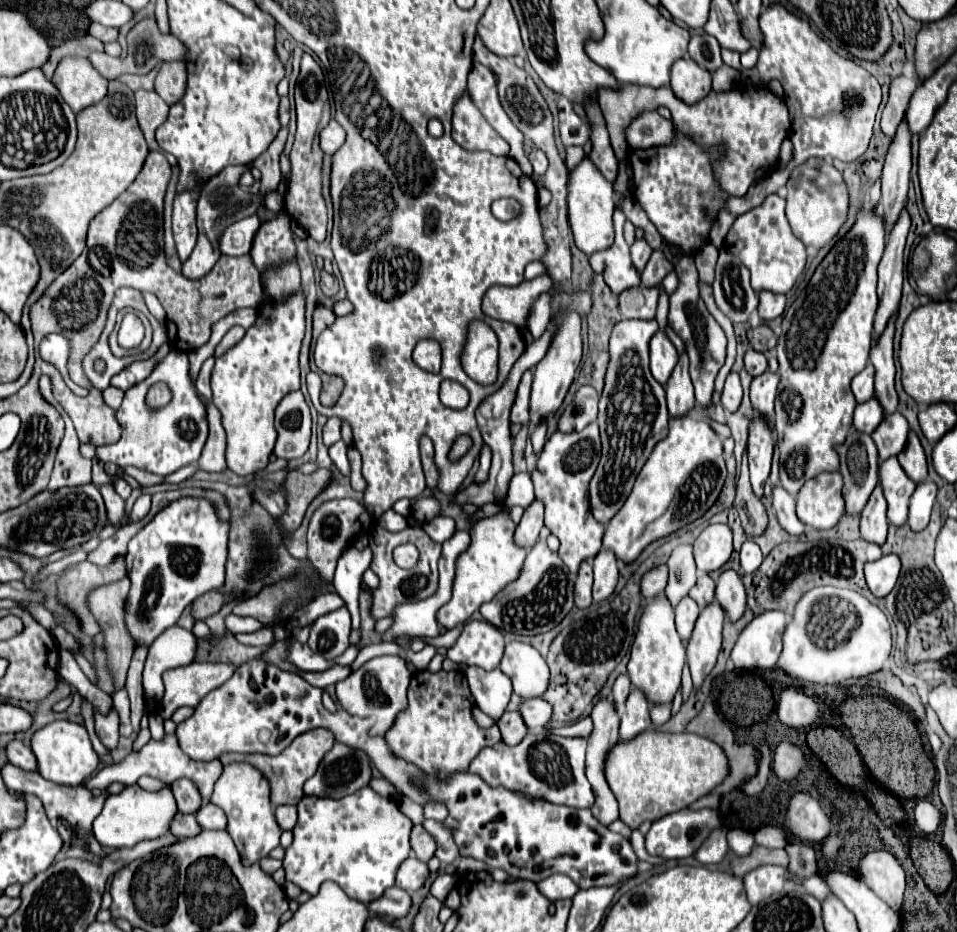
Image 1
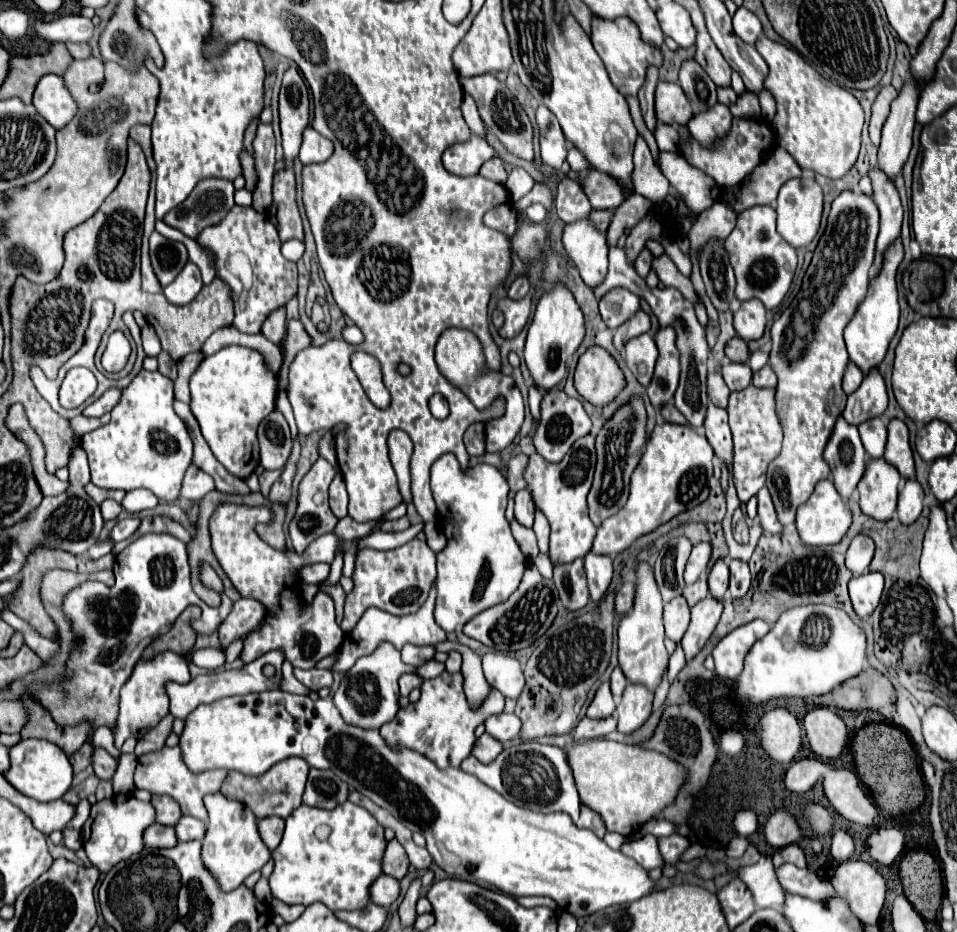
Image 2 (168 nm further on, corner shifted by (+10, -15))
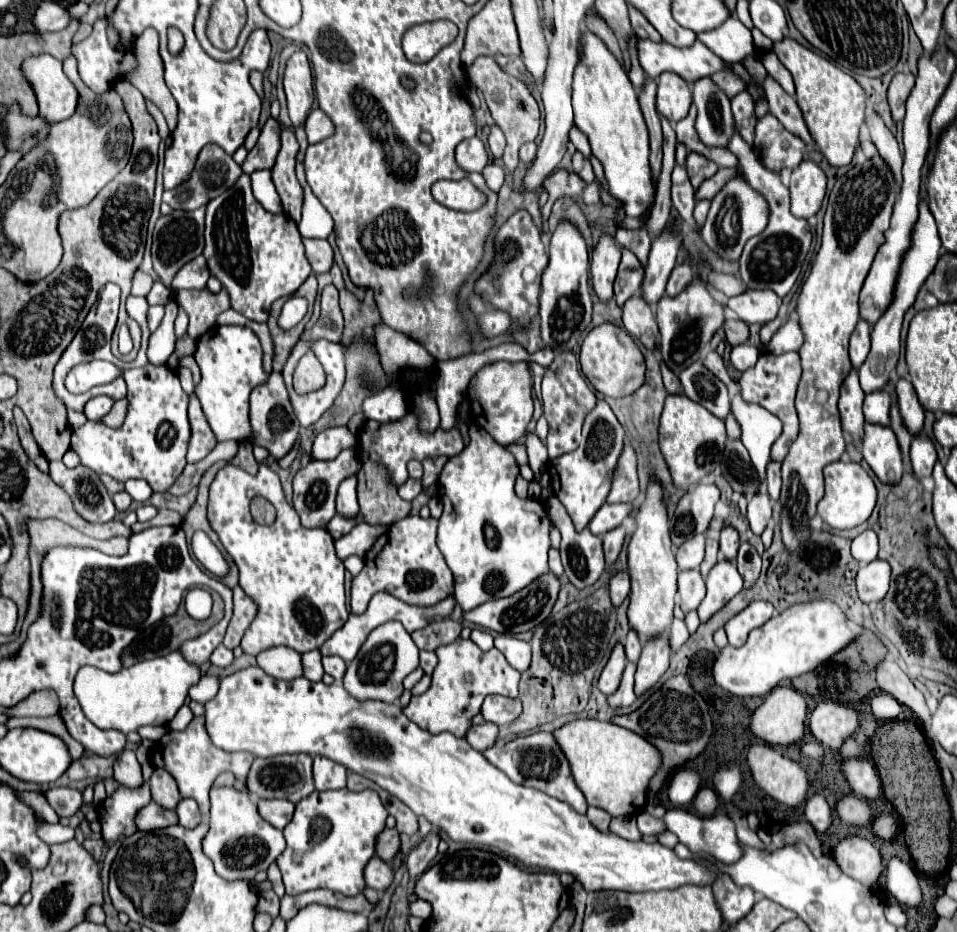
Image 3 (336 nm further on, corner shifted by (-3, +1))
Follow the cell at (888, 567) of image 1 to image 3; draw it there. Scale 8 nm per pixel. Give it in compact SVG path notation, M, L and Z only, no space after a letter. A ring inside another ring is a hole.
M873 560L857 572L857 592L865 604L879 602L889 590L891 566L885 560Z

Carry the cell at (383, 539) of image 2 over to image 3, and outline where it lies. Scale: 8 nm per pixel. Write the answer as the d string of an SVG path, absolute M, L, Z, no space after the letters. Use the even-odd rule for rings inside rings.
M357 524L347 536L339 538L339 542L335 542L335 550L337 550L337 558L345 560L349 556L359 556L365 558L367 550L375 544L375 540L379 536L383 536L389 530L389 526L369 526L369 524Z

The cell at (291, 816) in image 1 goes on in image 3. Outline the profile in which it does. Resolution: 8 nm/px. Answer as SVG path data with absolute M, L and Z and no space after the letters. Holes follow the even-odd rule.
M259 800L259 814L277 830L283 830L291 818L293 818L293 810L295 804L289 800Z

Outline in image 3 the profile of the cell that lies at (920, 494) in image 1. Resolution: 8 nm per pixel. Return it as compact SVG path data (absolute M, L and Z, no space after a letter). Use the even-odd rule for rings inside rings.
M923 436L913 438L909 458L911 458L913 476L915 476L917 480L923 480L923 478L931 476L933 464L937 462L937 452L935 452L933 442L931 442L929 438L923 438Z

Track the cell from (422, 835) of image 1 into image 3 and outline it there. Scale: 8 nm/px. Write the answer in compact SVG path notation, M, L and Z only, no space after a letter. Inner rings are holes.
M385 828L377 838L377 856L385 862L393 862L393 856L401 852L401 838L395 828Z

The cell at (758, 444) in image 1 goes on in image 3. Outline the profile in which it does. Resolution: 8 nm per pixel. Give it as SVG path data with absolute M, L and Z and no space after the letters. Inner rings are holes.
M789 352L789 354L781 354L781 356L773 356L773 354L761 354L755 368L745 370L739 384L741 384L741 396L745 402L749 404L759 404L763 408L767 408L771 414L775 414L781 422L783 422L783 432L781 436L775 440L773 448L771 448L771 460L783 460L787 456L787 450L791 446L791 442L797 438L799 432L799 420L797 420L797 412L793 406L795 400L795 392L797 392L797 382L801 376L801 364L799 364L799 354L797 352Z

